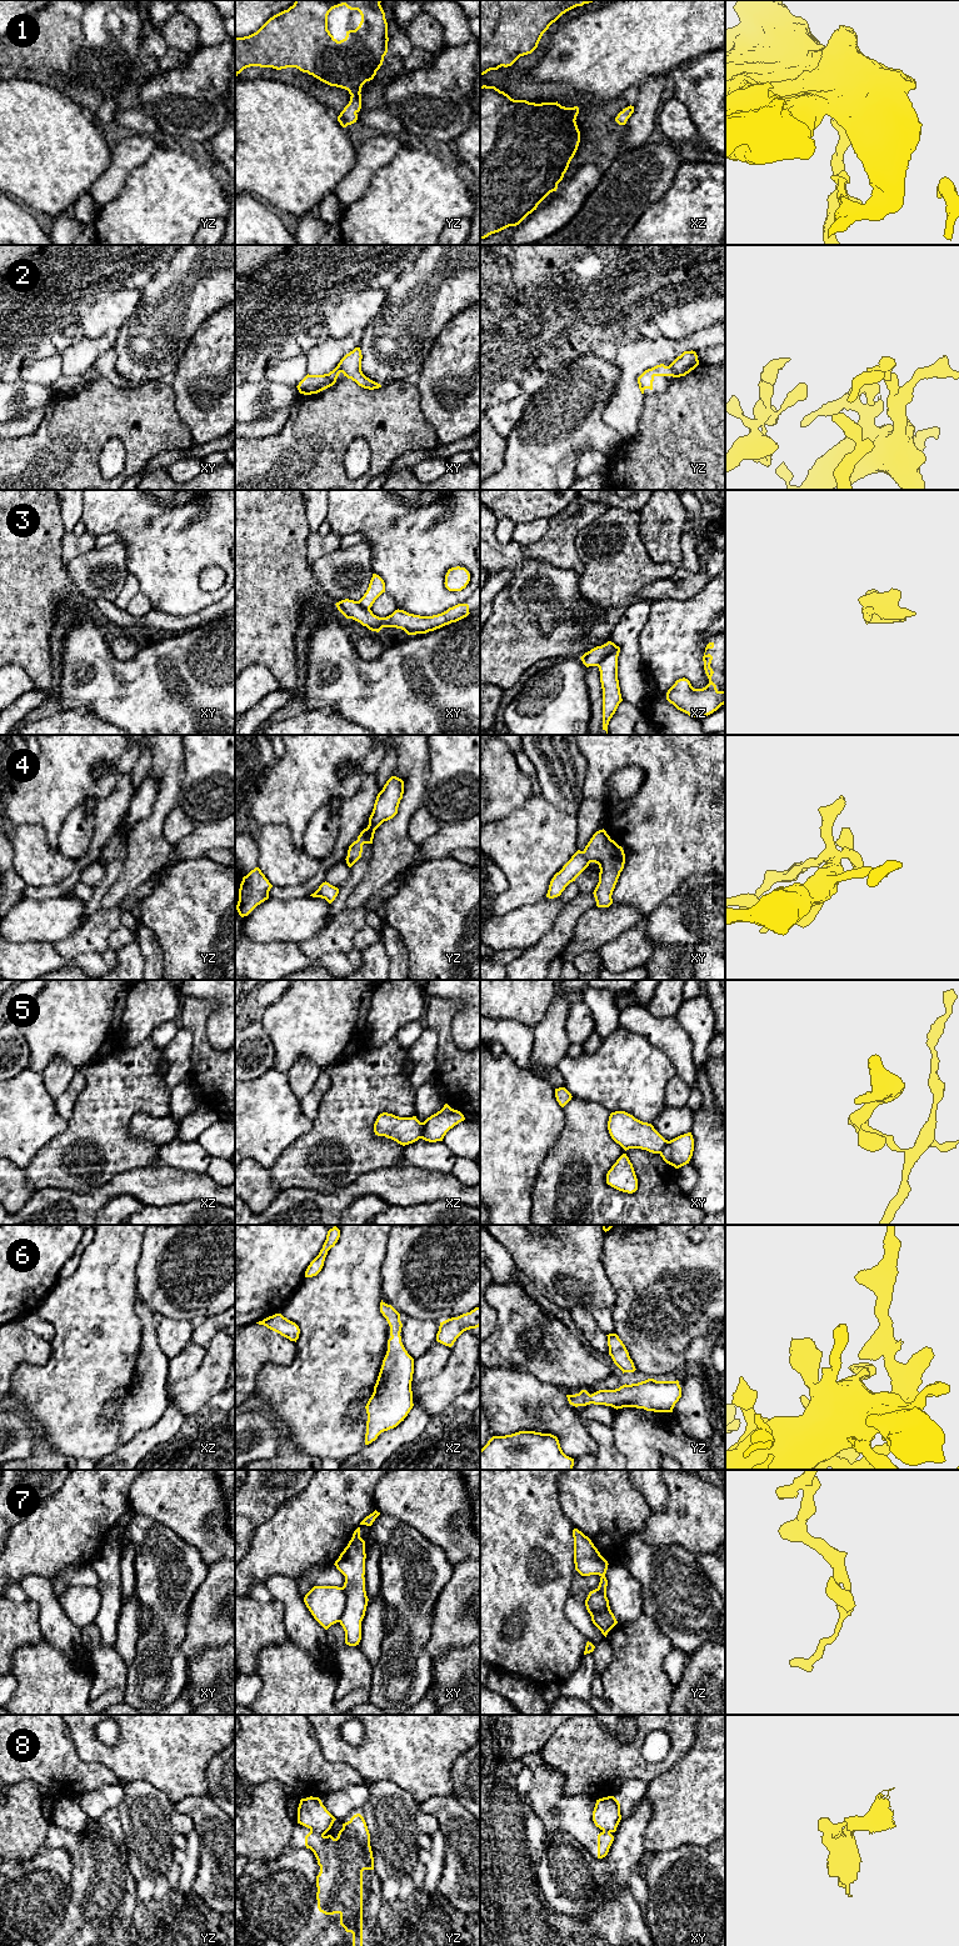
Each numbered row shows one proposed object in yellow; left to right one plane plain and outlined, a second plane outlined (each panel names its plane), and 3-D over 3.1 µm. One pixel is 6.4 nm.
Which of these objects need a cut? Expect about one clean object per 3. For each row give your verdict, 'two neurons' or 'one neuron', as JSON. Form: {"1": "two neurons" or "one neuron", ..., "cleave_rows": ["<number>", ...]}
{"1": "one neuron", "2": "two neurons", "3": "two neurons", "4": "one neuron", "5": "two neurons", "6": "one neuron", "7": "one neuron", "8": "two neurons", "cleave_rows": ["2", "3", "5", "8"]}

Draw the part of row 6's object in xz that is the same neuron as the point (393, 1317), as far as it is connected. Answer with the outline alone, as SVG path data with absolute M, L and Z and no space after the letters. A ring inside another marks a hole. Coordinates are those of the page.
M383 1300L380 1312L390 1326L391 1337L388 1340L388 1351L374 1392L365 1406L368 1414L365 1445L375 1441L381 1432L396 1427L414 1406L411 1391L414 1359L401 1342L400 1314Z

